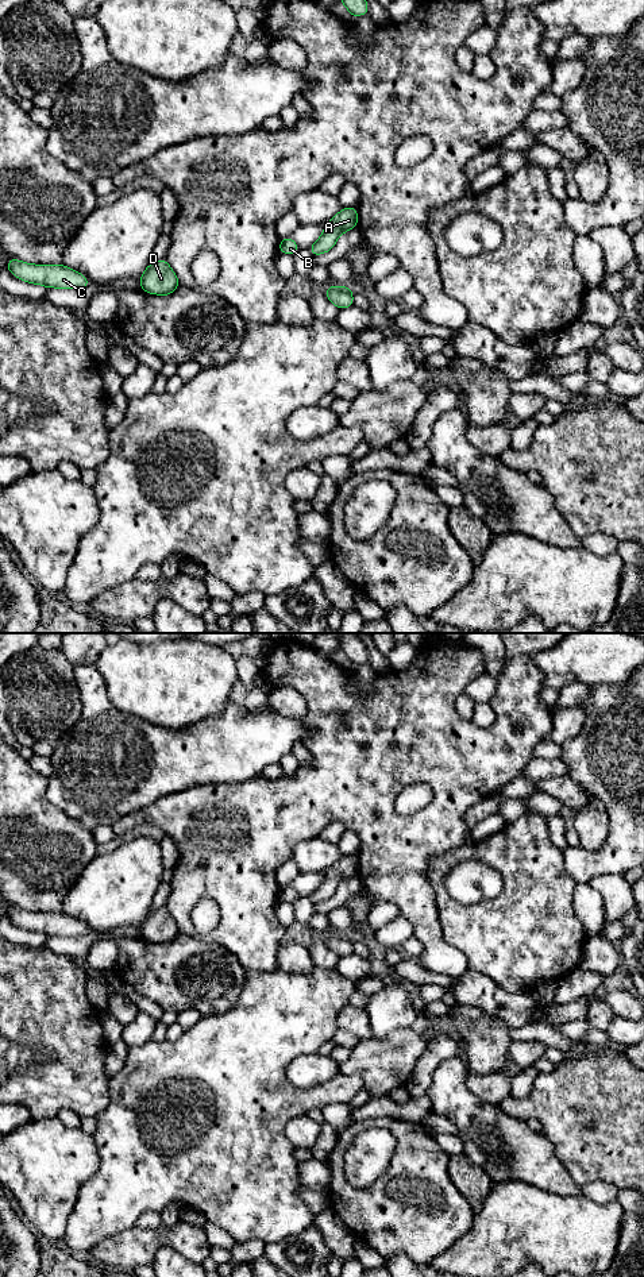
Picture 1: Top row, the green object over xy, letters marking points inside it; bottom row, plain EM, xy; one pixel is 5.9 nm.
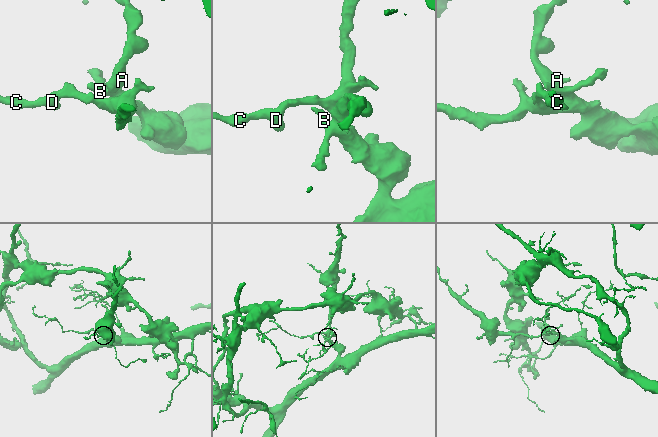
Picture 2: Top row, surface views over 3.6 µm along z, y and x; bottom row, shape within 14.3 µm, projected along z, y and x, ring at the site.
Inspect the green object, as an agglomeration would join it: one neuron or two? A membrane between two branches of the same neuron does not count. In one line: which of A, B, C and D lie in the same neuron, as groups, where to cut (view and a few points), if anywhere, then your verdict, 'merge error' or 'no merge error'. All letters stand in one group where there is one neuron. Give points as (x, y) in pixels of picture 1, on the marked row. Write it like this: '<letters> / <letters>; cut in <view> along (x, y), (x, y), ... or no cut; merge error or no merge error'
A B C D; no cut; no merge error

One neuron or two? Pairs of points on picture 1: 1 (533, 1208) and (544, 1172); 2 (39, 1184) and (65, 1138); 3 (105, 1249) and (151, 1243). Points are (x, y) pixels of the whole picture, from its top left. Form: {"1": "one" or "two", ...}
{"1": "two", "2": "one", "3": "one"}

